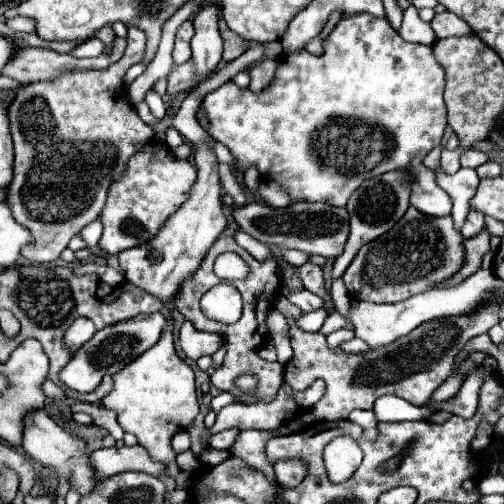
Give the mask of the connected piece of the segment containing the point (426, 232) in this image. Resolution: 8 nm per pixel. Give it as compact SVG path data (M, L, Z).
M411 206L389 232L381 234L357 252L343 274L347 292L355 300L395 304L419 292L431 290L461 270L461 264L465 262L463 240L461 232L453 228L451 216L425 216Z

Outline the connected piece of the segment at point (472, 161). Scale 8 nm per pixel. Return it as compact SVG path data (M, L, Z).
M471 148L469 152L465 152L465 154L461 156L461 166L463 166L463 168L477 168L477 166L485 164L487 160L489 160L487 154L483 154L481 150Z

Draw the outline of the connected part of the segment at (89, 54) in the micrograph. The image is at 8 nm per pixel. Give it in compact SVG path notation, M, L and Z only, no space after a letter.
M93 38L93 40L87 40L87 42L79 44L75 50L71 50L71 54L77 56L77 58L93 58L93 56L101 56L103 48L105 48L103 42Z

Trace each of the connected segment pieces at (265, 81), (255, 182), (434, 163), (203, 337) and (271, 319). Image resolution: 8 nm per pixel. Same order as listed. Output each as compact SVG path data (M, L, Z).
M261 60L257 66L253 66L249 70L249 76L251 76L251 84L249 88L253 92L261 92L265 90L265 86L269 86L275 78L275 70L277 70L277 60Z
M249 168L243 174L243 185L252 192L259 188L259 172L257 172L257 168Z
M437 146L437 148L433 148L429 154L427 154L427 158L423 160L423 164L427 166L427 168L431 168L431 170L441 170L441 162L439 162L439 156L441 156L441 146Z
M185 322L181 326L181 332L179 332L179 342L181 342L181 348L183 352L197 360L201 356L211 356L219 350L221 346L221 338L217 334L209 334L209 332L199 332L195 330L195 326L191 322Z
M273 308L267 315L266 324L270 334L285 333L289 337L289 329L283 314Z

